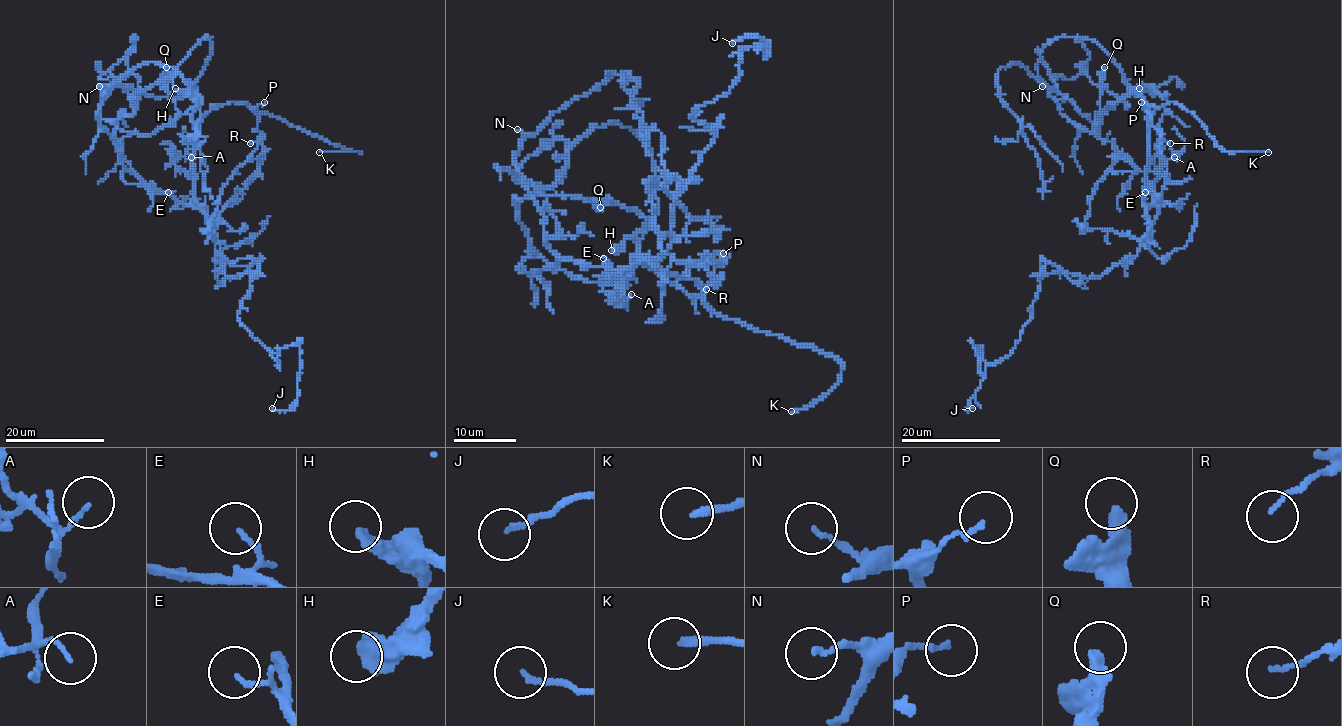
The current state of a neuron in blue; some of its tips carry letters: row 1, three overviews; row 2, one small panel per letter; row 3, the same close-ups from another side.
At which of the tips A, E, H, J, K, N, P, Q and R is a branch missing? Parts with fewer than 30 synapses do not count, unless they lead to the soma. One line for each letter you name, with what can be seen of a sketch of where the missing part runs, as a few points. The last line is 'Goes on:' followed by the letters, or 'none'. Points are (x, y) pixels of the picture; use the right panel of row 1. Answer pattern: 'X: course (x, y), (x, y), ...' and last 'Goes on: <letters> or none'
Goes on: K

